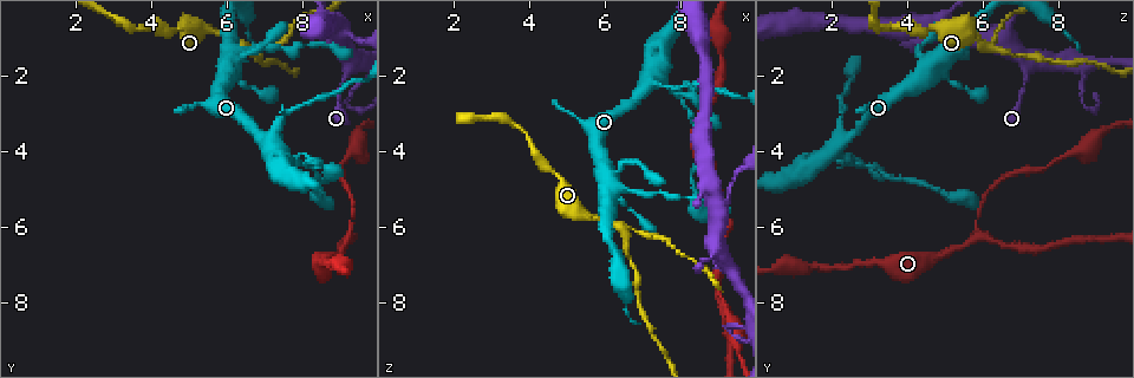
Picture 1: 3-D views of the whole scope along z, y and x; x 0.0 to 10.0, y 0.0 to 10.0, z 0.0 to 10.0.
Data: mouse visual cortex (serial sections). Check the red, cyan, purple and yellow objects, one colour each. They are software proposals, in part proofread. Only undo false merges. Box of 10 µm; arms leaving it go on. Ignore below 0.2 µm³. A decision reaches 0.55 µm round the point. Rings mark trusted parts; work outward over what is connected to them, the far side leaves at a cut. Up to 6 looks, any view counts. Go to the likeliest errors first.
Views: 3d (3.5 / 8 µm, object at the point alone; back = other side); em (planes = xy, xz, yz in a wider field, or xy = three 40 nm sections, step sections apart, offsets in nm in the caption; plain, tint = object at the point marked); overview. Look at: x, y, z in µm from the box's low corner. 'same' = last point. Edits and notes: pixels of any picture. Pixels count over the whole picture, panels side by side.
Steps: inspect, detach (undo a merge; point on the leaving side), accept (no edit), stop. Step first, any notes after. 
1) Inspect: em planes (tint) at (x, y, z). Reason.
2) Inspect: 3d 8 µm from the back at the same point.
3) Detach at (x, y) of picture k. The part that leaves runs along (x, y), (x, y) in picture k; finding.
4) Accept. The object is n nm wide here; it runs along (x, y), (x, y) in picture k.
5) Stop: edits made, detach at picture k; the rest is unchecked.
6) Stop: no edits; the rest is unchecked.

Inspect: 3d 3.5 µm at (6.50, 1.30, 6.15). Three arms meet.

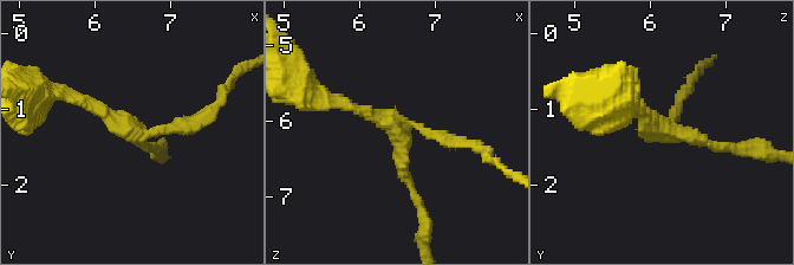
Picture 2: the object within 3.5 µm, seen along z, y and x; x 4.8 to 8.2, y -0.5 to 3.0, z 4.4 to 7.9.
Inspect: em xy step 1 (tint) at (6.50, 1.30, 6.10).

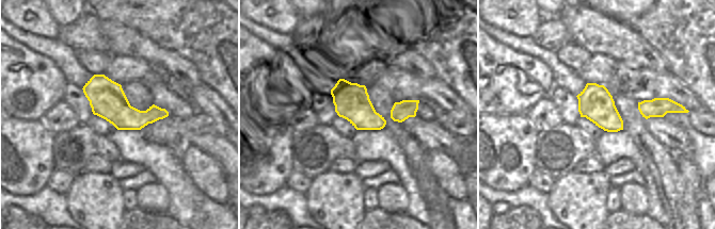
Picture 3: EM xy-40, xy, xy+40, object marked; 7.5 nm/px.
Accept. It runs along (336, 98), (397, 131), (418, 201) in picture 2; one cell here.

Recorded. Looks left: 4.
Inspect: 3d 3.5 µm from the back at (7.50, 3.20, 2.20). Sudden change in width.

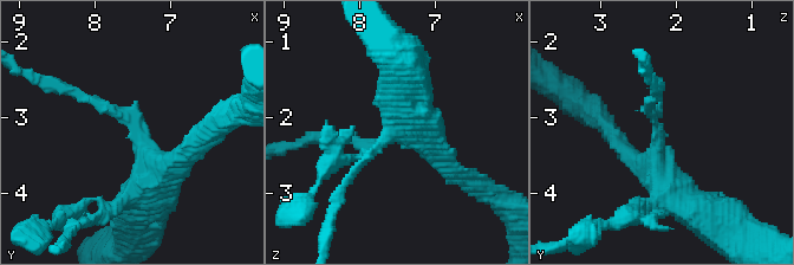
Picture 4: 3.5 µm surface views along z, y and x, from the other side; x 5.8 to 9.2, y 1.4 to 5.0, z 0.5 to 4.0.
Inspect: em xy step 1 (tint) at (7.50, 3.15, 2.25). Need the tissue.

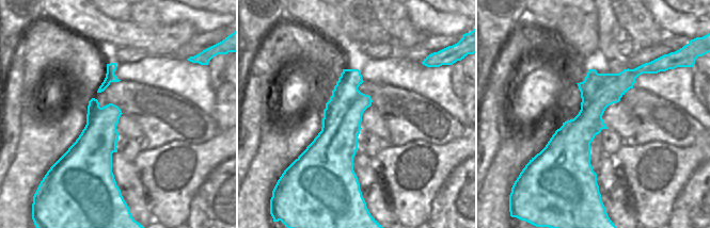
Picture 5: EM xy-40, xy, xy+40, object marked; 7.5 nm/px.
Inspect: em planes (tint) at the same point.

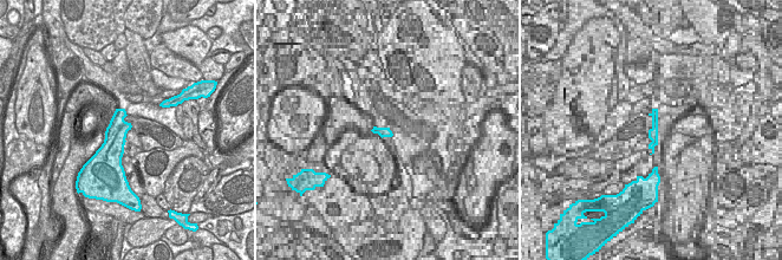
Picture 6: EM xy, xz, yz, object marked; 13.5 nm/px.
Accept. The object is 280 nm wide here; it runs along (179, 161), (70, 91) in picture 4; continuous, no second cell.

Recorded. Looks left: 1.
Stop: no edits; the rest is unchecked.

